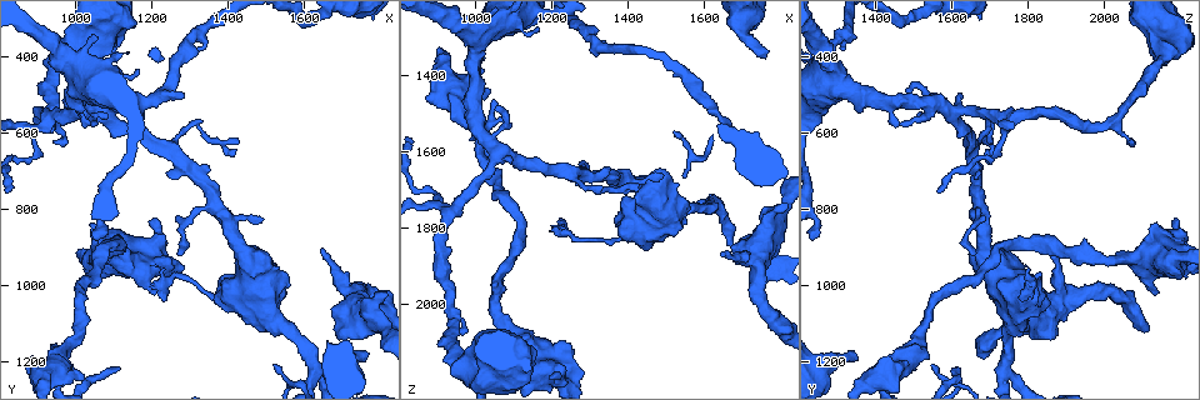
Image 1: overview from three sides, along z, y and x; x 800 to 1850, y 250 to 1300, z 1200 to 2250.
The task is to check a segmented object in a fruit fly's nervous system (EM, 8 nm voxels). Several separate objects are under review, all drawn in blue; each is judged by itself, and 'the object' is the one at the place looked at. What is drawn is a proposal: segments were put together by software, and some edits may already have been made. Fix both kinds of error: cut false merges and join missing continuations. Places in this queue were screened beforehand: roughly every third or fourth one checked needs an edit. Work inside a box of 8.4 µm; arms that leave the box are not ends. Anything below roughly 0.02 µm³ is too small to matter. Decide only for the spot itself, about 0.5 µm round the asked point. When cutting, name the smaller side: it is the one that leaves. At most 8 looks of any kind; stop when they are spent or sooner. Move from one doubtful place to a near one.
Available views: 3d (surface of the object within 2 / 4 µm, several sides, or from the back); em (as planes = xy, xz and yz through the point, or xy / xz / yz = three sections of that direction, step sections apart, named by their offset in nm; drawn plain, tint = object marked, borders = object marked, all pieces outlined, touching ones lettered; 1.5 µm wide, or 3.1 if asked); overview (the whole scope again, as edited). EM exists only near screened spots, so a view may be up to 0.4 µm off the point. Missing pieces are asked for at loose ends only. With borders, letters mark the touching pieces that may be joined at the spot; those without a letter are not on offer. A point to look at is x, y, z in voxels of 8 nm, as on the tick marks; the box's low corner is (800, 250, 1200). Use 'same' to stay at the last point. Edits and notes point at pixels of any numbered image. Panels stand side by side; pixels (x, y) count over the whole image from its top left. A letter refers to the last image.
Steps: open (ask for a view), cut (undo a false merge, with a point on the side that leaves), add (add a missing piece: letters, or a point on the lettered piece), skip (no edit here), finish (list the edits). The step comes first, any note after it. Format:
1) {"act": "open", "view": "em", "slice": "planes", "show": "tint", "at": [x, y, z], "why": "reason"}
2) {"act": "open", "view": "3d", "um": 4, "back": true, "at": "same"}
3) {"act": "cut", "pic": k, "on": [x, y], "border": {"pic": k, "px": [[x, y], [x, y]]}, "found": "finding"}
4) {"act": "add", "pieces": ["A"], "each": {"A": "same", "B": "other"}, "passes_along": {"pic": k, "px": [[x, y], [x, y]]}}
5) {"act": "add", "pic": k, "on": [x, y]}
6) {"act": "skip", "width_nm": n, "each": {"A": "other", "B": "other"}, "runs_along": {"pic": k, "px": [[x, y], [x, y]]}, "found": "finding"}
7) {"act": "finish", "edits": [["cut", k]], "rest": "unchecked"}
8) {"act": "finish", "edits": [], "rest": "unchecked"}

{"act": "open", "view": "3d", "um": 2, "back": true, "at": [1755, 1200, 1360], "why": "branch stops here"}

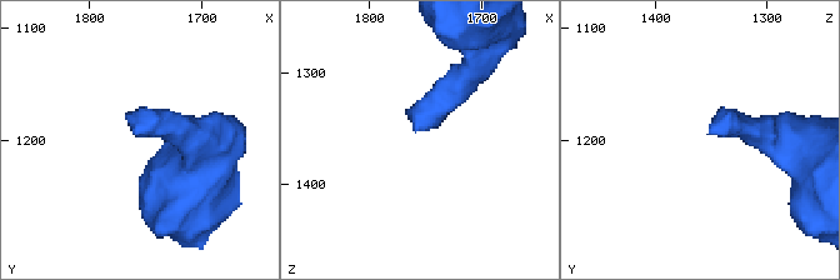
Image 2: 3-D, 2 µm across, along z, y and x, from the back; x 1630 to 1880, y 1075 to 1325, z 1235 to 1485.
{"act": "open", "view": "em", "slice": "yz", "step": 4, "show": "tint", "at": [1756, 1196, 1356], "why": "need the tissue"}

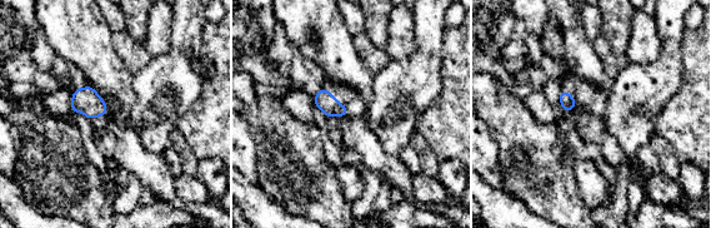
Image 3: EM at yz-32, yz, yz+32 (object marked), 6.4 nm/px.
{"act": "open", "view": "em", "slice": "planes", "show": "borders", "at": "same"}

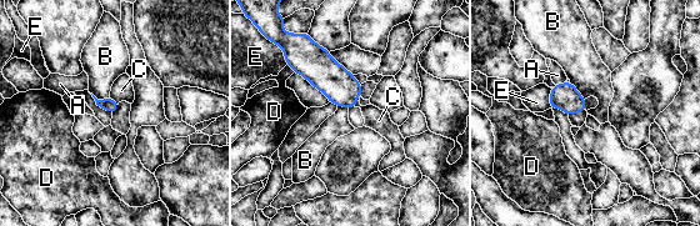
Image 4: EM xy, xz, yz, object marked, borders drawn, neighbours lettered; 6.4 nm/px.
{"act": "add", "pieces": ["C"], "each": {"A": "other", "B": "other", "C": "same", "D": "other", "E": "other"}, "passes_along": {"pic": 4, "px": [[109, 104], [113, 100], [121, 90]]}, "found": "it goes on there"}

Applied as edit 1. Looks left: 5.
{"act": "open", "view": "em", "slice": "xy", "step": 4, "show": "tint", "at": [1200, 825, 2185], "why": "branch stops here"}

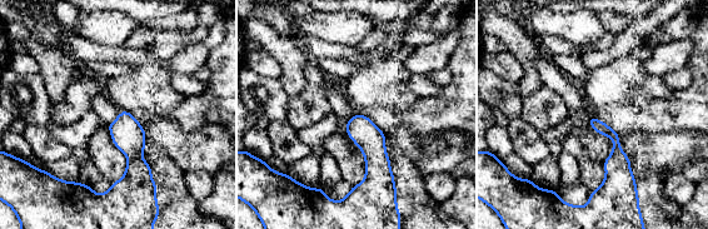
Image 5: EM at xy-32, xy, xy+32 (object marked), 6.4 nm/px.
{"act": "open", "view": "em", "slice": "planes", "show": "borders", "at": "same", "why": "another direction"}

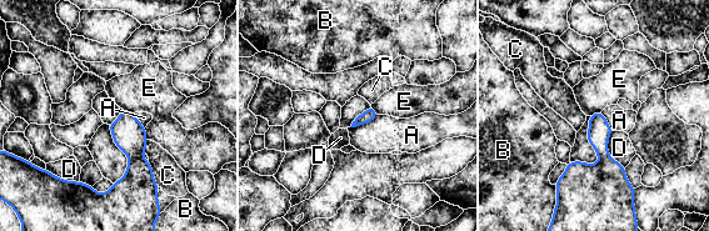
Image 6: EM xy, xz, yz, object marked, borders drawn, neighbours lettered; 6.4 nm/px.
{"act": "skip", "each": {"A": "other", "B": "other", "C": "other", "D": "other", "E": "other"}, "border": {"pic": 6, "px": [[378, 115], [369, 121], [350, 127]]}, "found": "no lettered piece goes on from it"}

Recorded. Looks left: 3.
{"act": "open", "view": "3d", "um": 4, "at": [1645, 910, 1865], "why": "free end"}

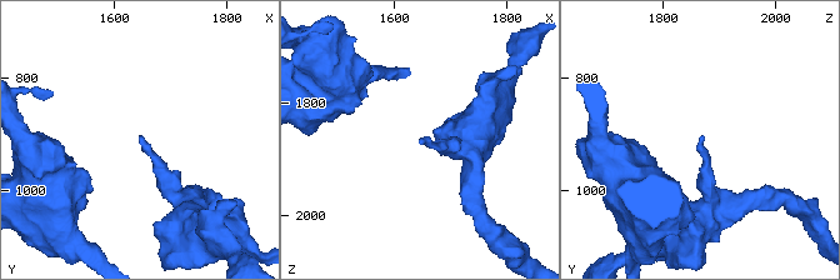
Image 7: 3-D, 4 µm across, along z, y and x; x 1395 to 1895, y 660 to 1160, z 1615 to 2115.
{"act": "open", "view": "em", "slice": "planes", "show": "borders", "at": [1645, 905, 1865], "why": "now the EM"}

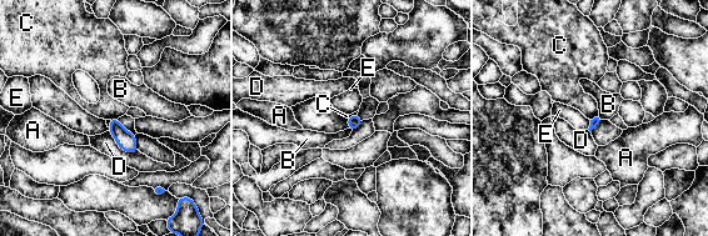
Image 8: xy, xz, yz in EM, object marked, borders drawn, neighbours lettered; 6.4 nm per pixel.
{"act": "skip", "each": {"A": "other", "B": "other", "C": "other", "D": "other", "E": "other"}, "border": {"pic": 8, "px": [[598, 114], [591, 120]]}, "found": "none of them fits"}

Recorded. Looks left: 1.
{"act": "finish", "edits": [["add", 4]], "rest": "unchecked"}

